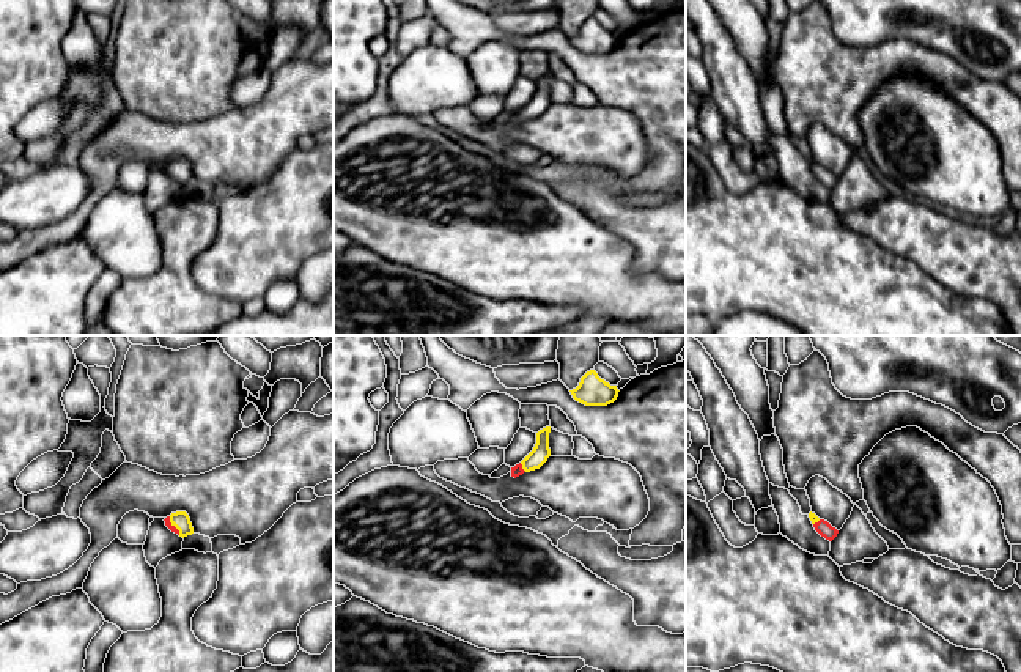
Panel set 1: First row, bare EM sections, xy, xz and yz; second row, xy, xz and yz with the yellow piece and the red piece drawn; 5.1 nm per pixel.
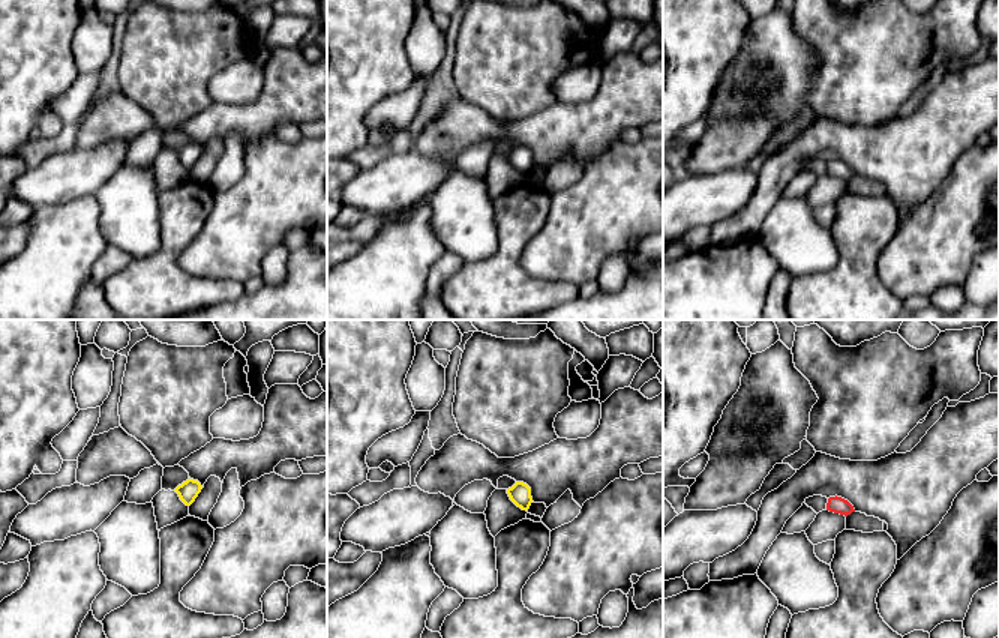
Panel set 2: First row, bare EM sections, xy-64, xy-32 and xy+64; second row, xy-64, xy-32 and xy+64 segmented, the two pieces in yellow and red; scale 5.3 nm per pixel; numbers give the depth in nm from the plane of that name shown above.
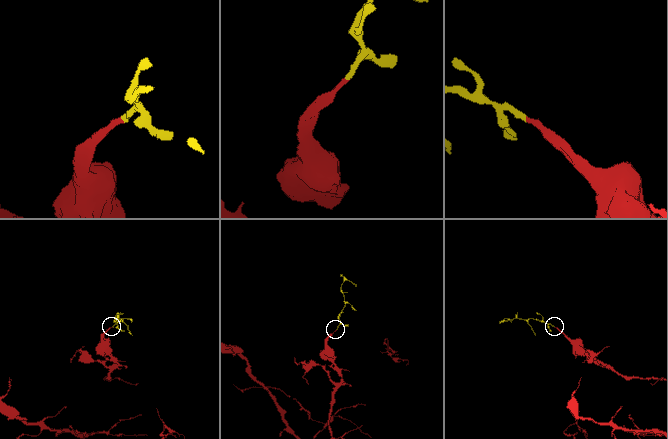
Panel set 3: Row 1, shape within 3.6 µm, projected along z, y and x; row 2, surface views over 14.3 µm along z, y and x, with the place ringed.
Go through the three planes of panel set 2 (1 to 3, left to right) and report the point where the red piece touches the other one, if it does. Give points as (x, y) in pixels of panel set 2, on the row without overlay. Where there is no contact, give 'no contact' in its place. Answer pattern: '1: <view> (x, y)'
1: no contact
2: no contact
3: no contact

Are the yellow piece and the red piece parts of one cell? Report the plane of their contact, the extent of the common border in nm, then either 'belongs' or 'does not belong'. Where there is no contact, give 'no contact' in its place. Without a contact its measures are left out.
xy | 110 nm | belongs

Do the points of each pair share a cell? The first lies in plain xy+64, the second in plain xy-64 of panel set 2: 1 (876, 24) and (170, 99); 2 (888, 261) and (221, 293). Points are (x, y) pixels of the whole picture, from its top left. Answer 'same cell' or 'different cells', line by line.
1: same cell
2: different cells

